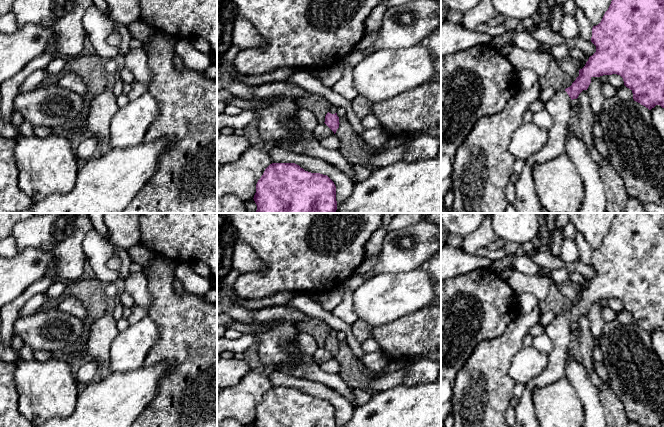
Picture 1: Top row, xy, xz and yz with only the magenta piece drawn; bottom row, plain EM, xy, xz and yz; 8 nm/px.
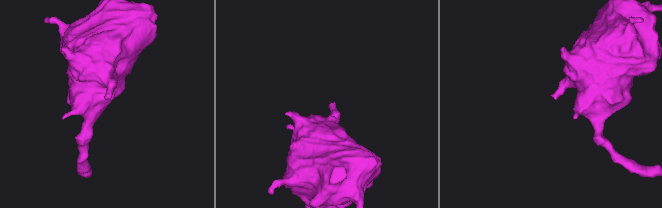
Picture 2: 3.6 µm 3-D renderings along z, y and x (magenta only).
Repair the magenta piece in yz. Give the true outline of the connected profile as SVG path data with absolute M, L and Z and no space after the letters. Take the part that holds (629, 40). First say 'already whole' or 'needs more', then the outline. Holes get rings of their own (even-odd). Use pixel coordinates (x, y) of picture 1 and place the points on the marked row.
needs more; M612 0L601 22L593 26L591 42L596 46L596 52L589 57L585 66L579 70L579 76L572 85L565 90L557 91L554 96L545 102L545 109L553 117L553 126L549 129L546 145L533 155L519 174L518 181L514 184L516 201L513 206L516 213L541 213L542 207L535 190L533 179L533 166L552 160L565 153L565 141L568 127L571 125L571 104L583 90L587 90L592 77L617 74L623 78L624 85L633 93L634 101L649 110L656 105L664 108L664 0Z

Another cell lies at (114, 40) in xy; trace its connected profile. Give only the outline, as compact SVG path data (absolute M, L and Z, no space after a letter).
M117 31L113 32L107 39L106 42L112 47L119 47L121 44L121 35Z

